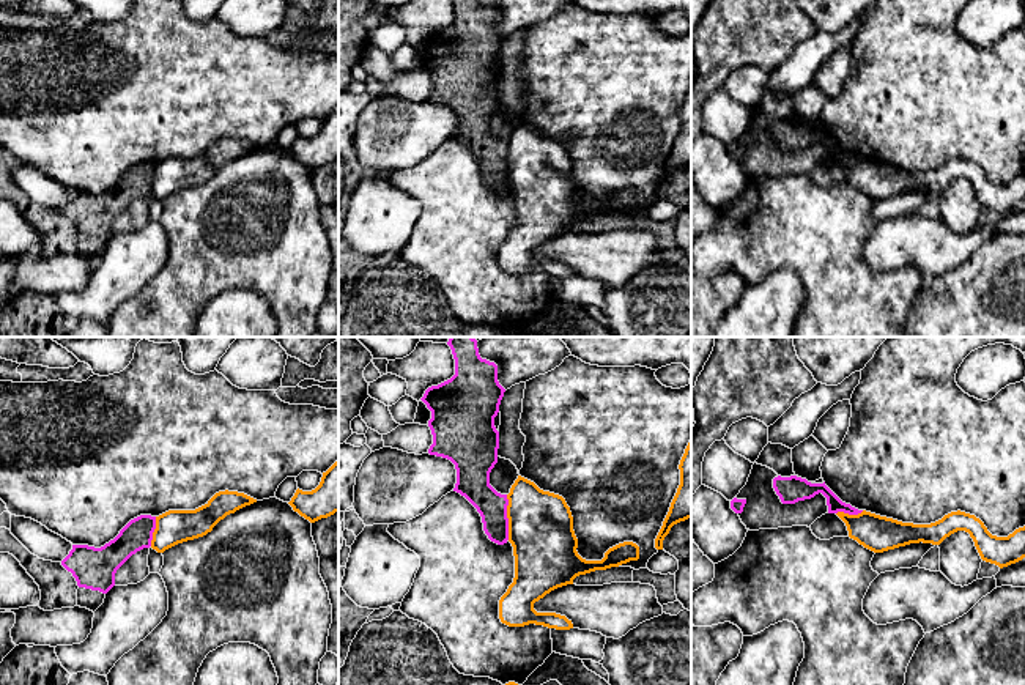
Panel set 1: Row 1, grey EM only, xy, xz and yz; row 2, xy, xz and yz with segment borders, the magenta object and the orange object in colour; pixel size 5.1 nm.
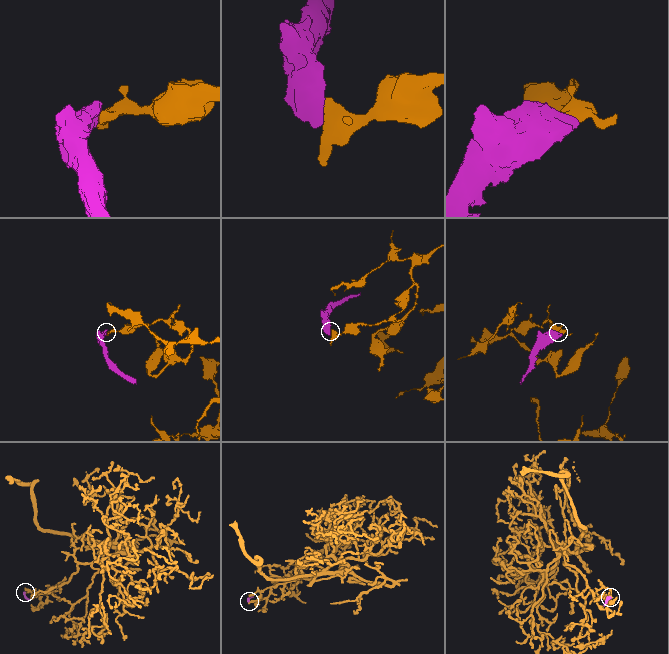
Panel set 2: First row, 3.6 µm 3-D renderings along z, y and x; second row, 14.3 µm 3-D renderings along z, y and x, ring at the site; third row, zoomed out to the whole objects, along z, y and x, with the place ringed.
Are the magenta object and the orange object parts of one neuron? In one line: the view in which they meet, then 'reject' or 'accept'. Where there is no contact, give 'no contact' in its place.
contact in xz; reject

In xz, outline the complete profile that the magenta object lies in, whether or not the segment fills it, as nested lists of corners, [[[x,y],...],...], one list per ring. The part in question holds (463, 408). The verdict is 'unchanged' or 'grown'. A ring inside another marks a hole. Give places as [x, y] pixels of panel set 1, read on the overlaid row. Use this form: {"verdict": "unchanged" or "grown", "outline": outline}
{"verdict": "unchanged", "outline": [[[450,337],[447,345],[455,359],[455,375],[425,391],[420,398],[431,411],[428,427],[433,435],[430,455],[450,460],[457,469],[453,491],[464,496],[480,513],[483,531],[498,545],[509,540],[507,494],[498,493],[490,485],[490,472],[498,463],[499,431],[494,417],[505,389],[498,381],[498,365],[482,359],[474,337]]]}

